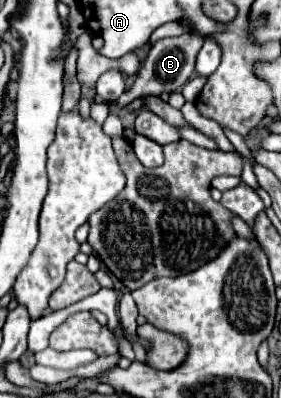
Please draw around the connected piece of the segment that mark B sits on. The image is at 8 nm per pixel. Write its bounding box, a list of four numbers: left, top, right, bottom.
[119,33,203,107]

